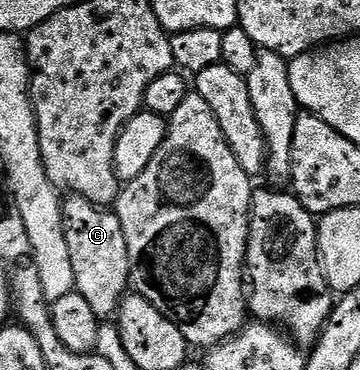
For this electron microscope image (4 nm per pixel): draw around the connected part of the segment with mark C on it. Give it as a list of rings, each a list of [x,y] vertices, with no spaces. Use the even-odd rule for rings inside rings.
[[[69,194],[63,200],[64,232],[66,245],[70,248],[70,265],[74,265],[75,294],[86,297],[90,309],[94,309],[96,318],[101,321],[115,320],[120,314],[120,302],[129,294],[132,274],[130,273],[130,257],[126,249],[126,233],[122,233],[122,221],[118,221],[115,210],[99,207],[81,195]]]

